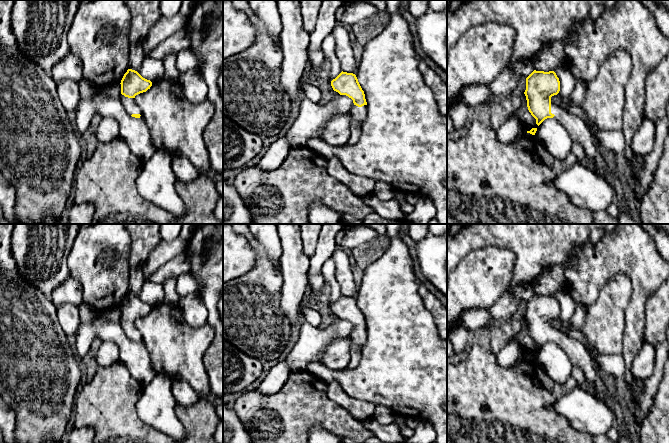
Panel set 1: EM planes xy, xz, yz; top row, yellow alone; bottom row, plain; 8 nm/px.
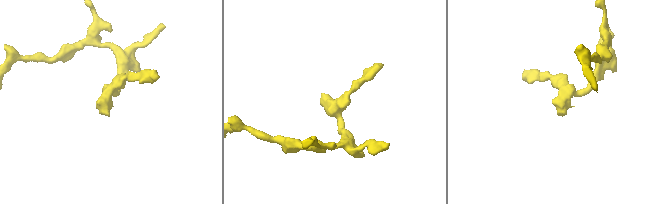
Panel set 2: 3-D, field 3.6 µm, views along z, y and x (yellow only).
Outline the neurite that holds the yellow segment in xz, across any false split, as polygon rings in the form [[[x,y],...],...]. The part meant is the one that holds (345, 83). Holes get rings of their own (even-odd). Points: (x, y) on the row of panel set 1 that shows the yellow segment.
[[[342,71],[331,81],[331,86],[340,95],[346,95],[353,100],[354,105],[349,114],[361,127],[367,114],[367,102],[356,75]]]

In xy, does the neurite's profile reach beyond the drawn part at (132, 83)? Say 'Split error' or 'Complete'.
Split error

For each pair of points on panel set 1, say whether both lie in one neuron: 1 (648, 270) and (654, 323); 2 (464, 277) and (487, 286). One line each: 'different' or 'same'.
1: different
2: same

